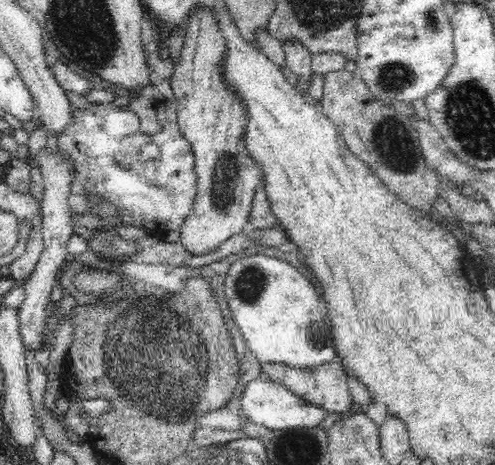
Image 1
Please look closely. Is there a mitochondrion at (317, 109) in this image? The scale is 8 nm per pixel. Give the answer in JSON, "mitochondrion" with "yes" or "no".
{"mitochondrion":"no"}

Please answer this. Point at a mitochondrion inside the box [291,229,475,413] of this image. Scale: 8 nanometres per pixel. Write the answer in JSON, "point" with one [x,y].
{"point":[314,330]}

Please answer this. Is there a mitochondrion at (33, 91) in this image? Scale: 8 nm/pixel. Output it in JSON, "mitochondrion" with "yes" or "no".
{"mitochondrion":"no"}

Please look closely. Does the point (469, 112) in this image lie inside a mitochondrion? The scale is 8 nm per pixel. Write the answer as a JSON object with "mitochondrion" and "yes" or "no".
{"mitochondrion":"yes"}

